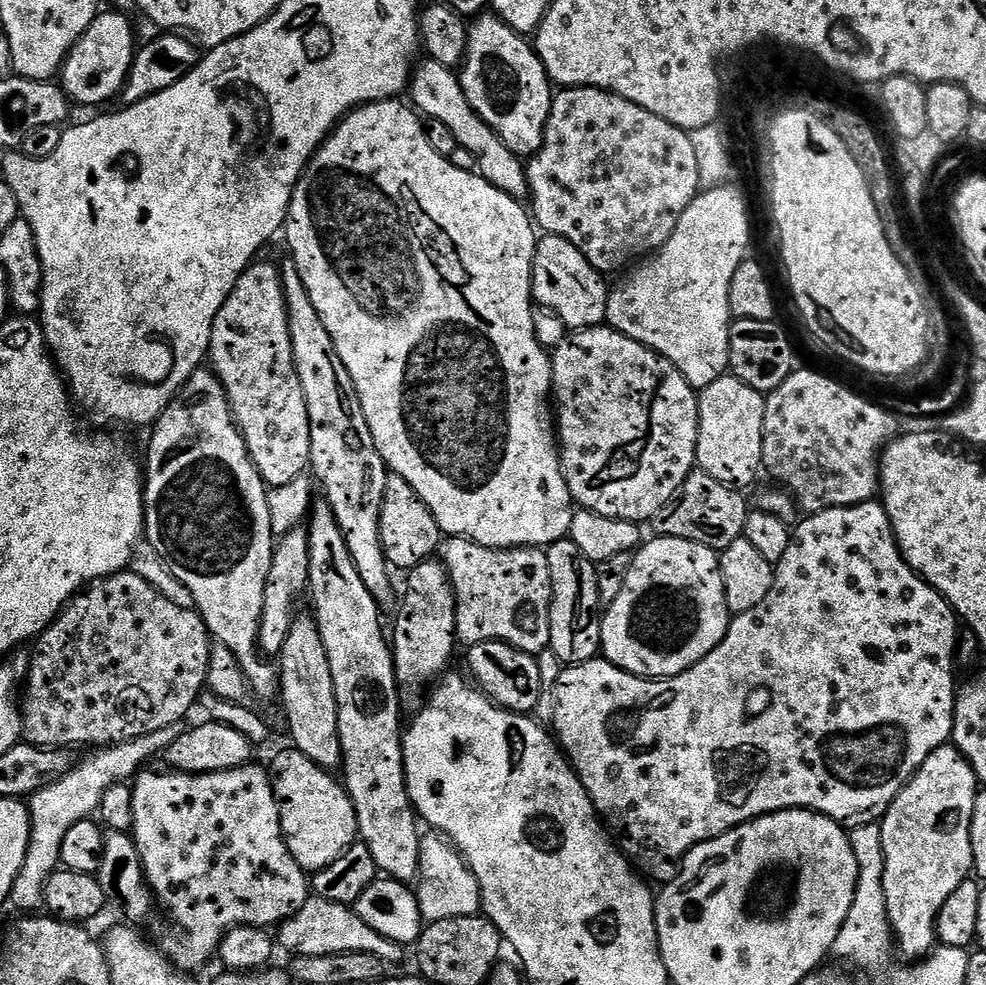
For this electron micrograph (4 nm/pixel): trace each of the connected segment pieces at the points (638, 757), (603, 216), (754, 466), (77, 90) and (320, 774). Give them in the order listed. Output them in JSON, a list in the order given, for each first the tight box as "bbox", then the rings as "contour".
[{"bbox":[550,500,958,882],"contour":[[[868,500],[865,504],[855,504],[854,506],[846,506],[845,508],[827,508],[821,512],[805,515],[803,519],[795,525],[790,546],[786,546],[786,554],[782,554],[780,561],[774,565],[776,573],[774,574],[774,586],[770,586],[770,594],[766,594],[766,598],[762,598],[762,602],[758,606],[754,606],[754,610],[735,613],[731,617],[722,642],[718,642],[718,646],[714,646],[714,650],[710,650],[710,654],[706,654],[706,658],[702,658],[682,674],[665,676],[663,678],[645,678],[630,674],[626,670],[614,666],[609,660],[597,658],[595,660],[587,660],[581,664],[565,667],[563,669],[564,673],[557,678],[556,685],[553,688],[551,685],[550,696],[552,692],[553,704],[553,725],[551,724],[551,727],[554,729],[555,739],[558,741],[564,755],[567,756],[569,764],[572,765],[572,769],[578,774],[578,778],[582,782],[586,794],[592,799],[592,804],[596,807],[596,815],[606,825],[607,831],[614,837],[615,843],[618,845],[620,851],[628,857],[632,867],[636,869],[637,873],[647,877],[649,881],[660,880],[659,882],[667,882],[673,880],[676,877],[680,861],[684,859],[686,853],[694,845],[701,844],[707,840],[713,840],[716,836],[730,831],[731,828],[737,828],[739,824],[746,824],[749,820],[755,820],[757,816],[769,816],[772,812],[787,812],[789,808],[803,808],[809,812],[818,812],[822,816],[829,816],[831,820],[836,821],[837,824],[848,830],[862,826],[863,824],[877,823],[884,819],[884,815],[888,812],[888,807],[894,802],[894,798],[898,798],[901,790],[908,785],[912,775],[922,766],[922,762],[926,762],[926,758],[930,758],[930,754],[934,754],[934,750],[938,750],[943,744],[949,743],[952,739],[952,711],[956,705],[956,690],[958,687],[956,672],[952,667],[957,667],[958,664],[958,634],[956,636],[958,617],[955,610],[949,606],[948,599],[936,591],[935,588],[930,587],[905,562],[904,556],[900,553],[900,547],[896,545],[896,535],[894,534],[892,523],[886,514],[883,503],[877,502],[876,500]]]},{"bbox":[526,88,702,274],"contour":[[[560,88],[553,95],[544,145],[527,161],[526,171],[530,212],[539,231],[566,238],[601,274],[619,273],[623,264],[659,250],[674,234],[686,206],[702,191],[689,133],[601,88]]]},{"bbox":[696,374,765,490],"contour":[[[725,374],[713,382],[710,386],[706,386],[699,393],[700,401],[700,429],[698,430],[698,446],[696,447],[696,462],[699,471],[710,474],[714,478],[718,478],[718,482],[723,484],[731,484],[741,490],[747,489],[747,484],[752,484],[756,480],[756,475],[761,475],[764,459],[762,458],[762,426],[764,425],[764,401],[765,393],[754,390],[750,386],[746,386],[746,382],[742,382],[736,376]]]},{"bbox":[58,10,138,104],"contour":[[[115,10],[101,11],[90,22],[86,34],[68,52],[64,66],[58,73],[59,83],[69,101],[80,104],[104,104],[121,95],[124,83],[130,74],[130,66],[136,57],[138,39],[132,33],[132,24],[127,15]]]},{"bbox":[270,746,358,874],"contour":[[[288,746],[285,752],[280,752],[272,760],[272,768],[270,767],[270,775],[272,778],[272,787],[276,789],[276,798],[280,805],[280,829],[284,835],[284,841],[286,846],[290,850],[290,854],[298,862],[298,866],[304,869],[305,873],[315,874],[320,871],[321,868],[330,866],[330,862],[334,862],[334,858],[338,858],[342,853],[346,851],[351,844],[357,843],[358,840],[358,818],[354,814],[354,802],[348,796],[348,790],[344,787],[343,783],[339,779],[336,780],[331,771],[327,768],[320,768],[313,760],[306,758],[306,754],[299,752],[296,747]]]}]

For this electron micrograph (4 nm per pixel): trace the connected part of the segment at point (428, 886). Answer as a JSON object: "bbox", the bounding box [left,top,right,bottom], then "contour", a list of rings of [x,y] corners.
{"bbox":[414,834,482,922],"contour":[[[439,834],[428,835],[420,841],[420,871],[414,888],[420,913],[428,922],[445,920],[451,916],[477,915],[482,908],[480,888],[476,885],[476,879],[472,877],[464,857],[445,837]]]}

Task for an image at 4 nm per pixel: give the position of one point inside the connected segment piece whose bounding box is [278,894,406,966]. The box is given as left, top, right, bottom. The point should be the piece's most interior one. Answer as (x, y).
(319, 927)

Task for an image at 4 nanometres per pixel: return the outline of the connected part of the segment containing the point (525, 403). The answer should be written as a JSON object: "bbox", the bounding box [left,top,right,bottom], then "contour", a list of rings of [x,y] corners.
{"bbox":[282,98,574,548],"contour":[[[393,98],[390,100],[378,100],[373,104],[361,104],[359,108],[355,108],[353,112],[348,113],[337,124],[336,129],[326,137],[318,151],[312,155],[311,162],[304,167],[304,173],[300,176],[300,181],[296,183],[296,189],[292,192],[288,222],[282,229],[283,235],[288,235],[288,248],[292,251],[289,252],[290,259],[296,264],[298,274],[306,286],[306,294],[310,294],[310,302],[314,302],[314,310],[318,310],[318,318],[322,318],[322,326],[326,326],[326,331],[330,334],[330,342],[334,342],[334,350],[338,350],[338,358],[342,358],[342,366],[346,366],[346,370],[354,382],[354,390],[360,399],[362,414],[366,414],[366,422],[370,426],[370,434],[374,434],[374,446],[378,446],[378,454],[382,454],[389,473],[406,478],[406,482],[410,482],[414,494],[418,494],[418,498],[422,498],[422,502],[426,502],[430,514],[434,514],[434,522],[438,522],[441,533],[445,537],[465,536],[467,540],[473,540],[487,548],[527,548],[529,546],[553,544],[568,536],[574,511],[574,501],[570,490],[566,486],[566,478],[562,474],[558,432],[554,427],[554,408],[550,403],[552,400],[552,357],[547,351],[544,353],[544,348],[540,345],[540,340],[536,337],[536,320],[532,317],[532,308],[534,309],[532,263],[534,262],[538,239],[533,217],[530,215],[529,209],[521,201],[515,200],[513,196],[506,194],[502,190],[498,190],[489,180],[485,180],[483,176],[476,172],[458,170],[458,166],[454,166],[449,157],[438,154],[438,150],[434,150],[434,146],[430,146],[428,134],[421,117],[407,103],[404,105],[399,104],[400,102],[399,99]]]}

